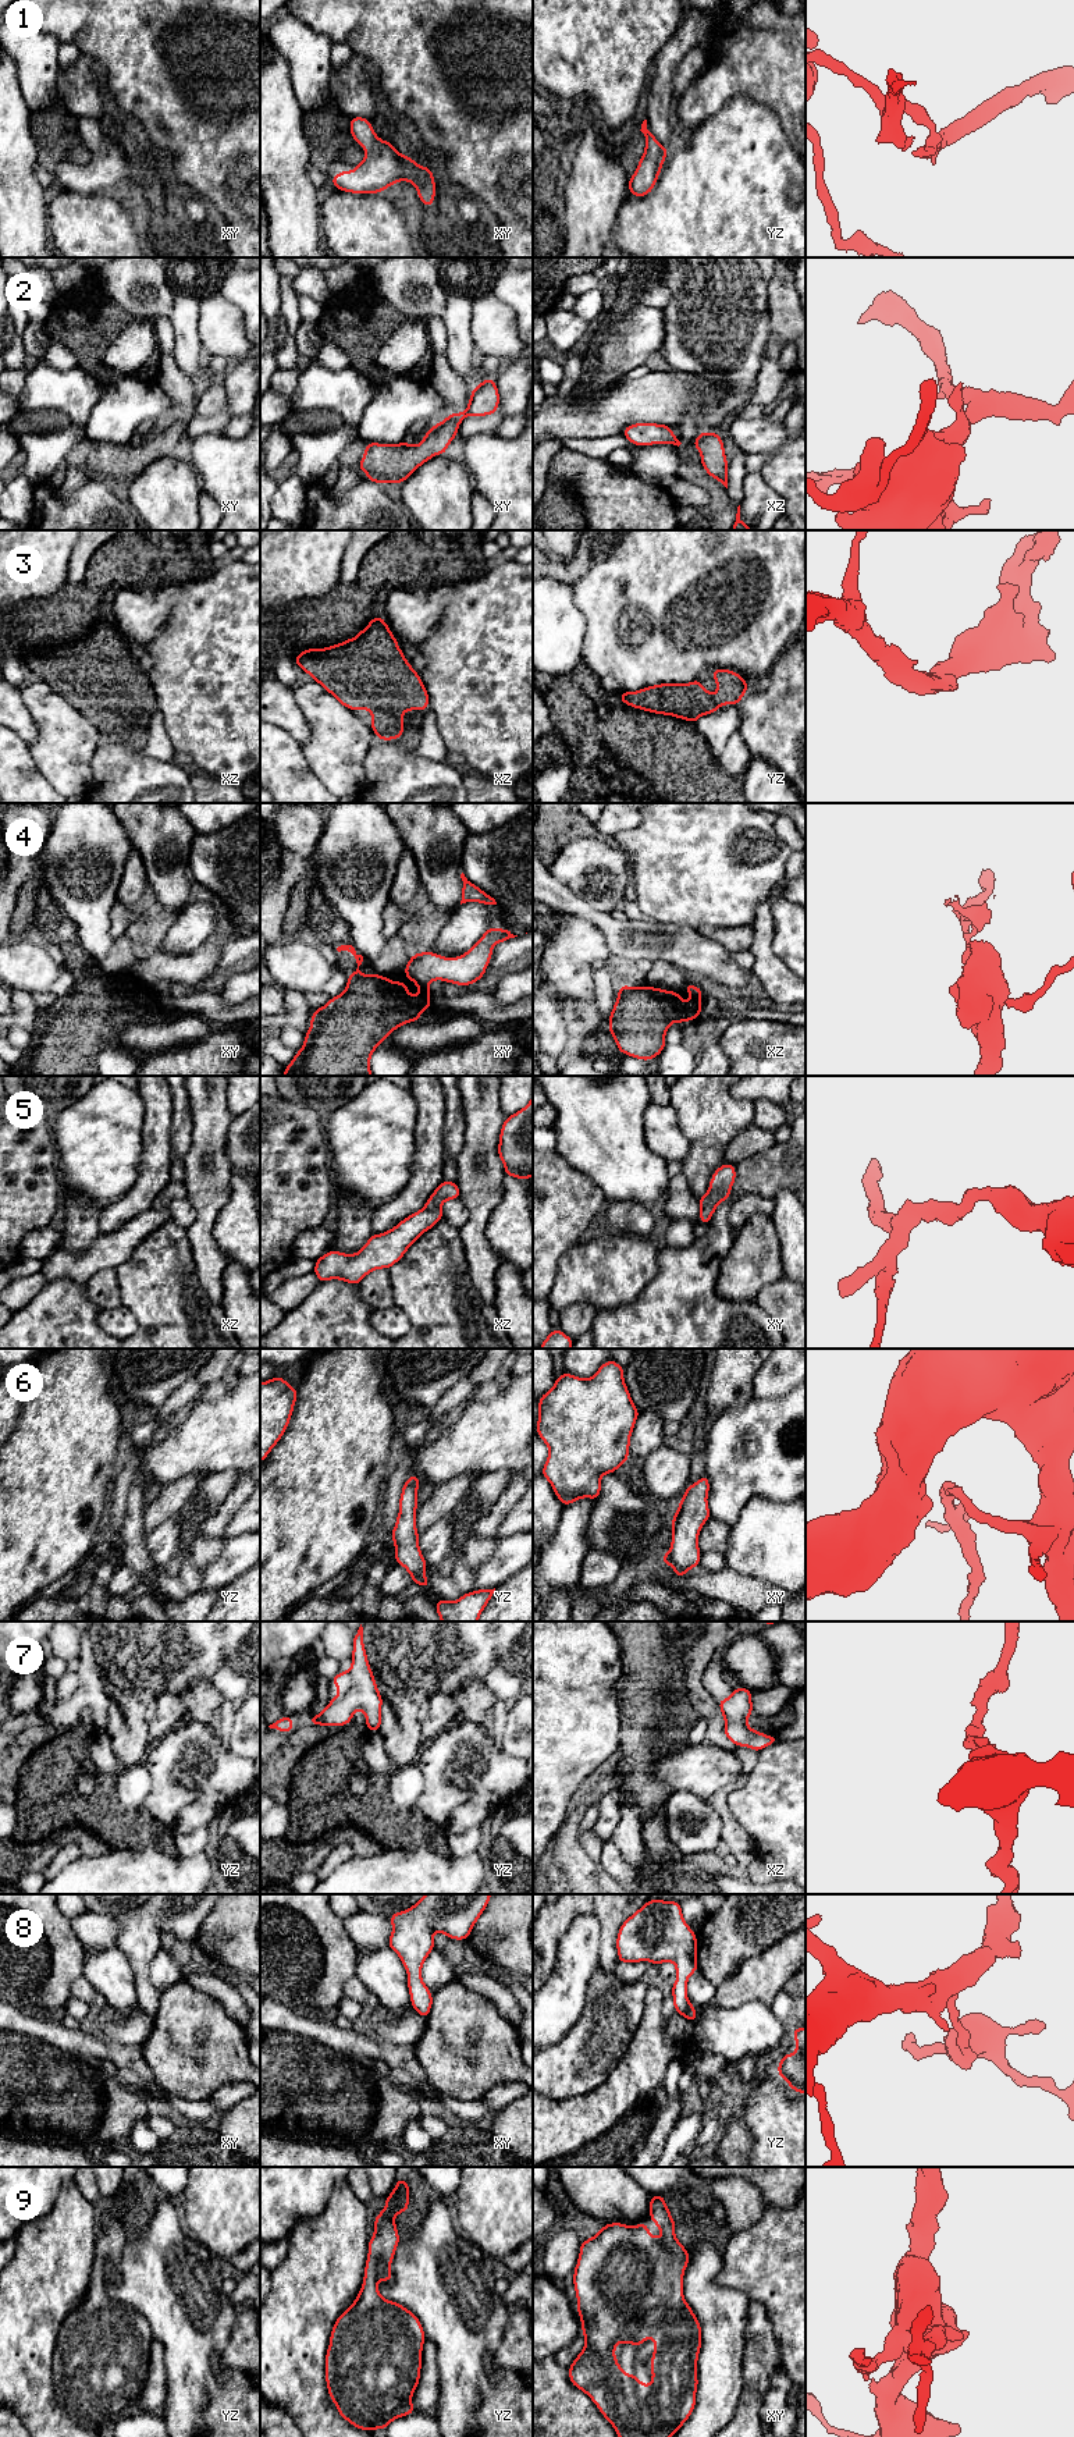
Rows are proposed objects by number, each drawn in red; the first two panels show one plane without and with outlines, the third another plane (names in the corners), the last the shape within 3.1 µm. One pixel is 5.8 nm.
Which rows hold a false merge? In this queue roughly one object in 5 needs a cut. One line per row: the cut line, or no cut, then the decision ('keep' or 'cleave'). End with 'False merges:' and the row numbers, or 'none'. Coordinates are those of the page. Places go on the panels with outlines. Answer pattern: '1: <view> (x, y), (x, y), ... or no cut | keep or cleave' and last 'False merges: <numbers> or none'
1: no cut | keep
2: no cut | keep
3: no cut | keep
4: xy (419, 988), (427, 991) | cleave
5: no cut | keep
6: no cut | keep
7: no cut | keep
8: no cut | keep
9: no cut | keep
False merges: 4

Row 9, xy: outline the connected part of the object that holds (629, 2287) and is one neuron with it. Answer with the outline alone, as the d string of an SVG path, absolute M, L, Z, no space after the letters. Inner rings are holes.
M651 2196L650 2218L658 2225L664 2242L650 2234L646 2223L605 2224L598 2234L580 2242L573 2270L576 2309L586 2345L569 2366L569 2380L591 2398L619 2437L672 2437L696 2406L701 2324L683 2296L683 2274L690 2256L675 2237L676 2223L664 2196ZM651 2335L652 2380L644 2386L634 2373L622 2370L615 2347L619 2342L640 2347Z

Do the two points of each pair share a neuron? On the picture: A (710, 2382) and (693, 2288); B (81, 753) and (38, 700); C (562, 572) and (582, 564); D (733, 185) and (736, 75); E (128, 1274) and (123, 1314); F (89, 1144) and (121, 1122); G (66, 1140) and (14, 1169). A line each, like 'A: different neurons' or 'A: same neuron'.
A: same neuron
B: same neuron
C: same neuron
D: different neurons
E: different neurons
F: same neuron
G: different neurons

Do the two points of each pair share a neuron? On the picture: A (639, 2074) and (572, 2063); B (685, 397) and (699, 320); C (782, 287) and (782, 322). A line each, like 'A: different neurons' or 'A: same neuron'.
A: different neurons
B: different neurons
C: same neuron

